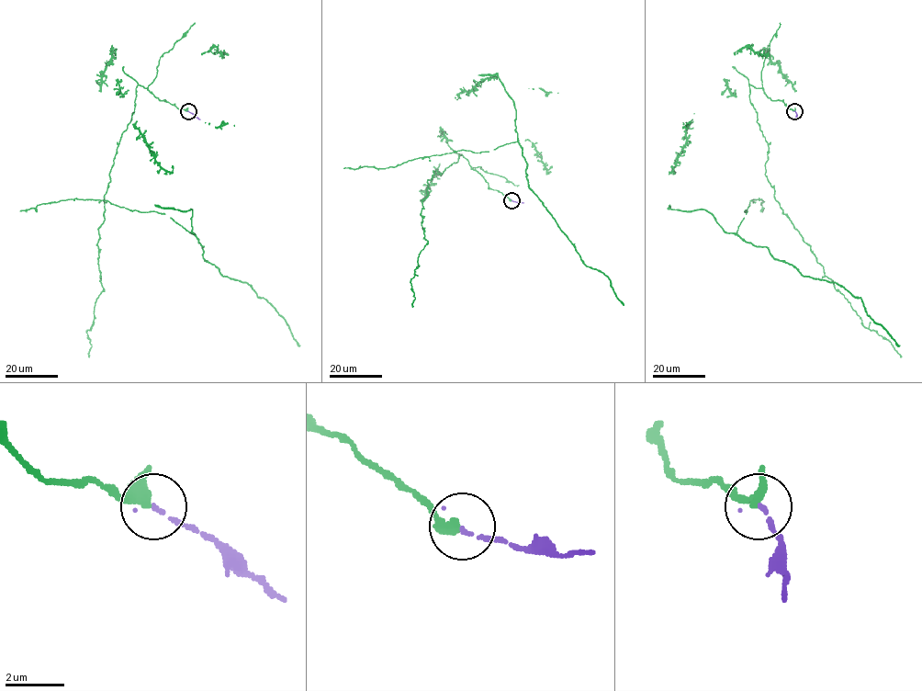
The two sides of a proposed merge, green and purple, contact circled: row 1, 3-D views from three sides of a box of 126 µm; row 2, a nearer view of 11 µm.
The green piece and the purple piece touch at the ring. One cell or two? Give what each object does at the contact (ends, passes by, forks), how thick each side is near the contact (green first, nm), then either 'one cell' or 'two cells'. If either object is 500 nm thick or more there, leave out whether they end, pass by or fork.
green passes by | purple ends | 280/110 nm | two cells

